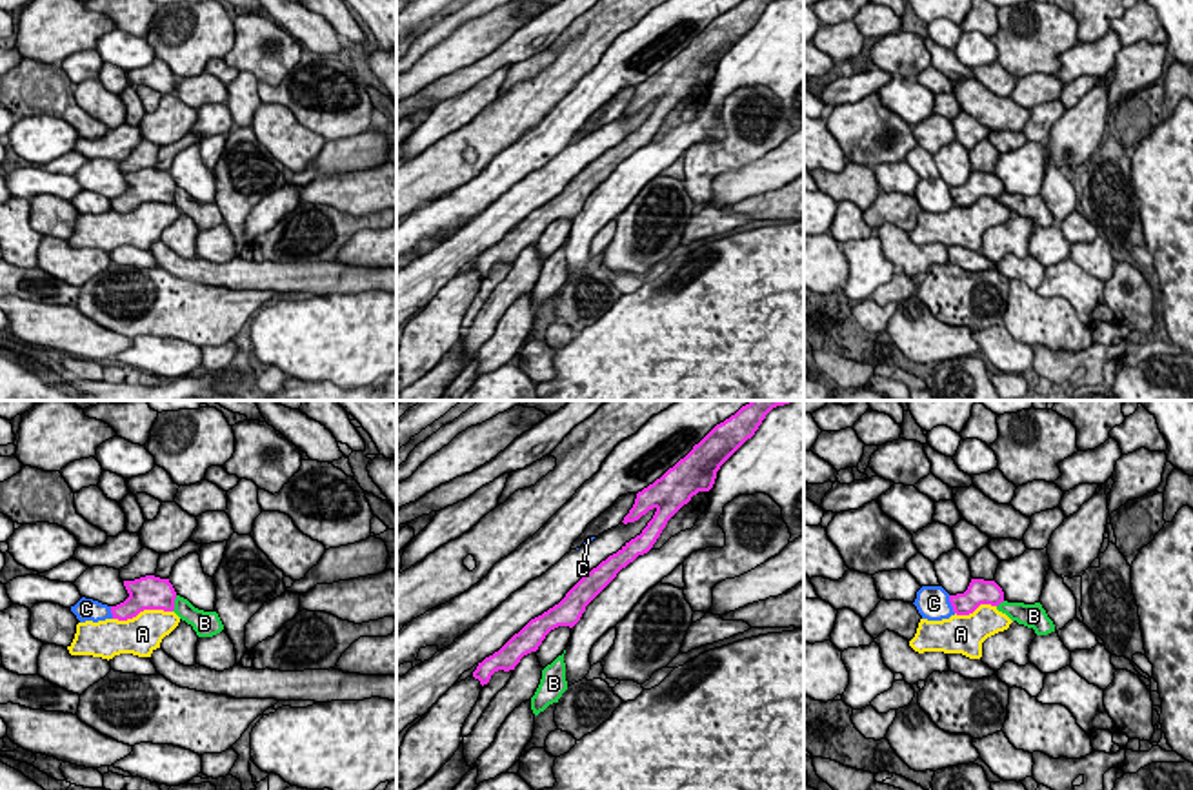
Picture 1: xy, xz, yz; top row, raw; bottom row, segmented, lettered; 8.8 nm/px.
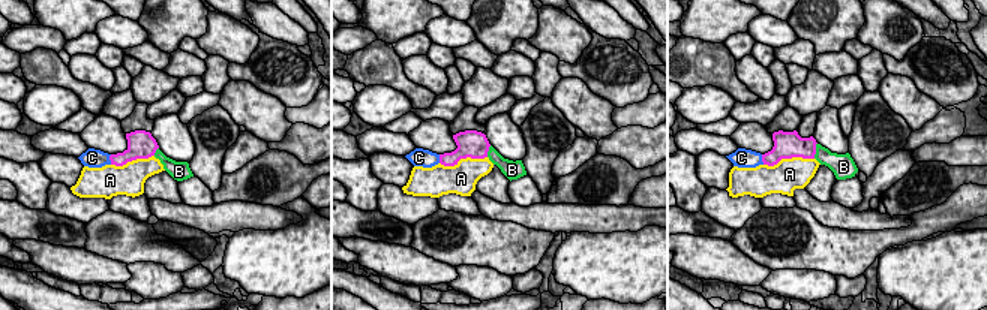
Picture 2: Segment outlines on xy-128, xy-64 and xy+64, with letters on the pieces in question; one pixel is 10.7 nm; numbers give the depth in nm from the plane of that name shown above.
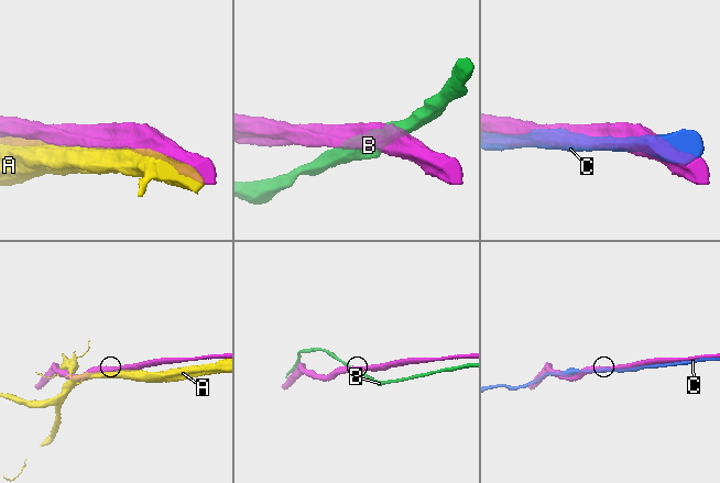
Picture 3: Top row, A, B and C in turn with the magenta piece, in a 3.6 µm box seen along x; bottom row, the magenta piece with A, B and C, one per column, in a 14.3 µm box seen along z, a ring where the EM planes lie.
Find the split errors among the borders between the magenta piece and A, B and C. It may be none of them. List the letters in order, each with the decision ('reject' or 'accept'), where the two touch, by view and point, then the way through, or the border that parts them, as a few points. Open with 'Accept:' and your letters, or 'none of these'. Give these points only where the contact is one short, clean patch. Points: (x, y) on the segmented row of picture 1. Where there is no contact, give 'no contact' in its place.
Accept: B
A: reject; contact xy (142, 610)
B: accept; contact xy (173, 603)
C: reject; contact yz (952, 605)

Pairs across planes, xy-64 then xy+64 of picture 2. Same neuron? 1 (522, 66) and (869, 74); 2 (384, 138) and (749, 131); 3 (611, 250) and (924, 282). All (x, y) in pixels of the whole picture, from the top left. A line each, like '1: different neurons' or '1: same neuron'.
1: different neurons
2: different neurons
3: same neuron

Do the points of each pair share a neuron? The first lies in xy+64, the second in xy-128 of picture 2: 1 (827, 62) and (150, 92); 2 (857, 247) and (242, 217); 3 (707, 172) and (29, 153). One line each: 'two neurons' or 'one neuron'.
1: two neurons
2: two neurons
3: two neurons

